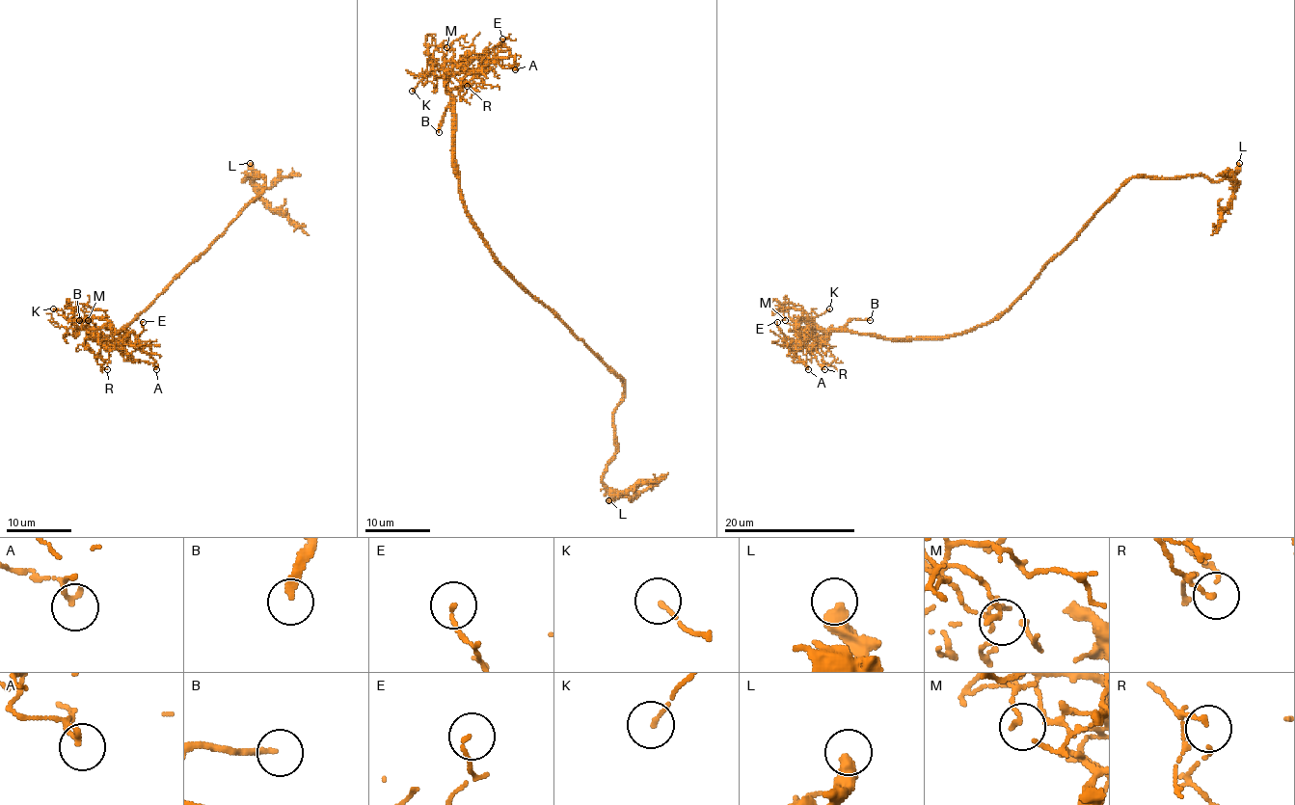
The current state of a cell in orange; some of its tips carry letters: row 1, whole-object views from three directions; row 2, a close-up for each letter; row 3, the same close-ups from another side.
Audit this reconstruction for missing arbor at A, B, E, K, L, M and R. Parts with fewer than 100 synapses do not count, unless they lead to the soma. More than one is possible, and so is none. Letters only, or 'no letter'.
B

